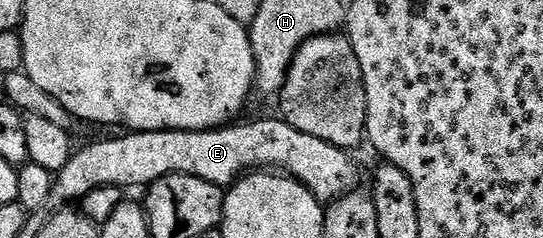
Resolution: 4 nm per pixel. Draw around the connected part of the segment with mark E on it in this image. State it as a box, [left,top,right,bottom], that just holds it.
[49,116,354,207]

